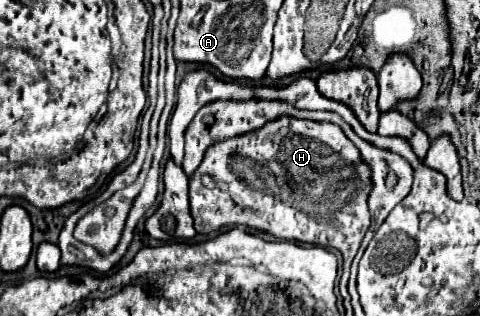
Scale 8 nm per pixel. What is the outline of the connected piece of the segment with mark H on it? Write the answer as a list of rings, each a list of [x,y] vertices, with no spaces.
[[[280,117],[266,123],[262,129],[214,143],[206,151],[200,167],[202,175],[196,171],[190,181],[190,211],[194,217],[194,229],[198,233],[208,235],[222,227],[248,225],[268,231],[276,239],[334,247],[342,253],[344,273],[348,275],[350,263],[370,227],[366,199],[372,189],[372,179],[368,165],[360,159],[358,149],[338,125]]]

